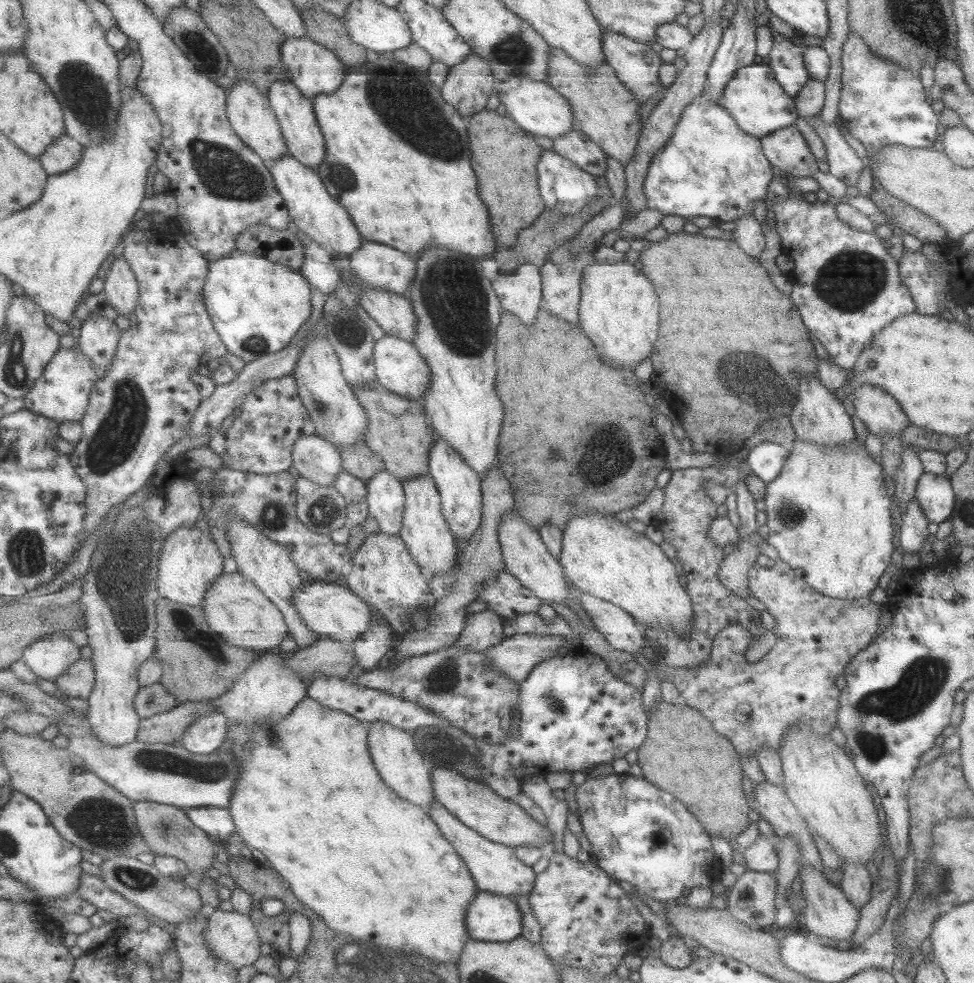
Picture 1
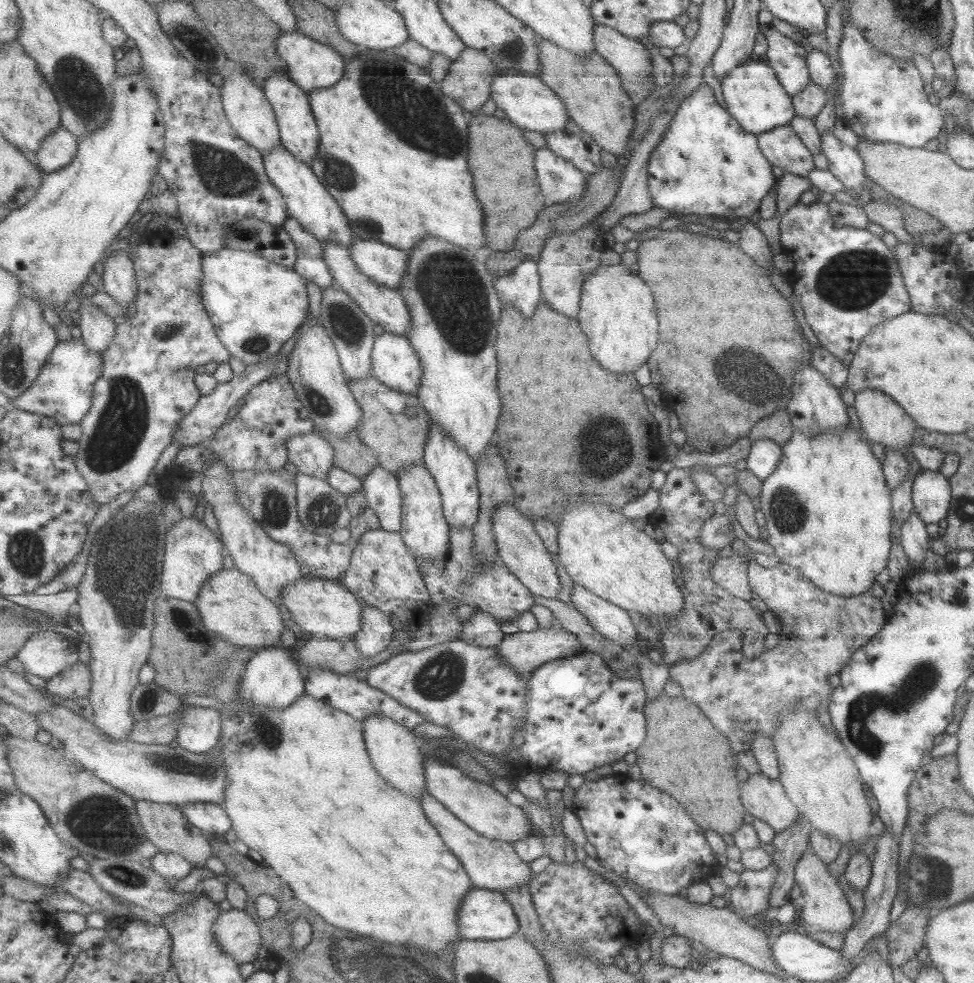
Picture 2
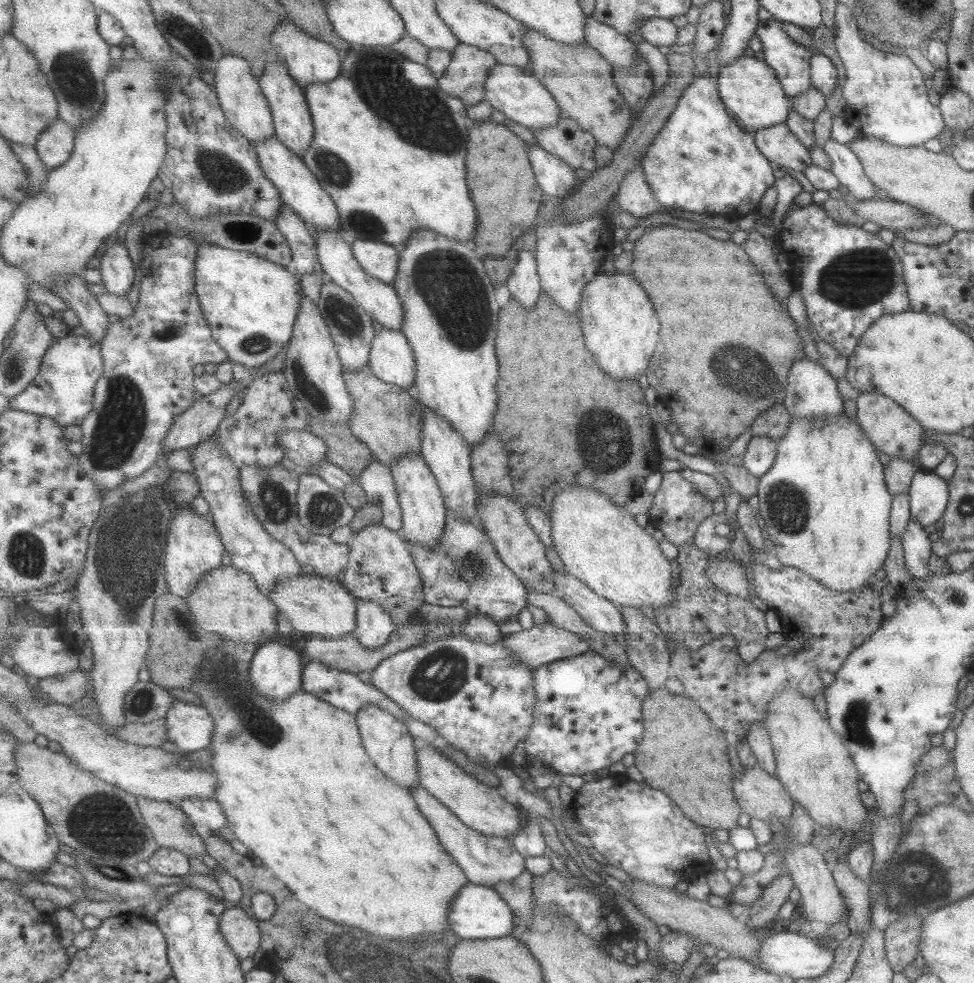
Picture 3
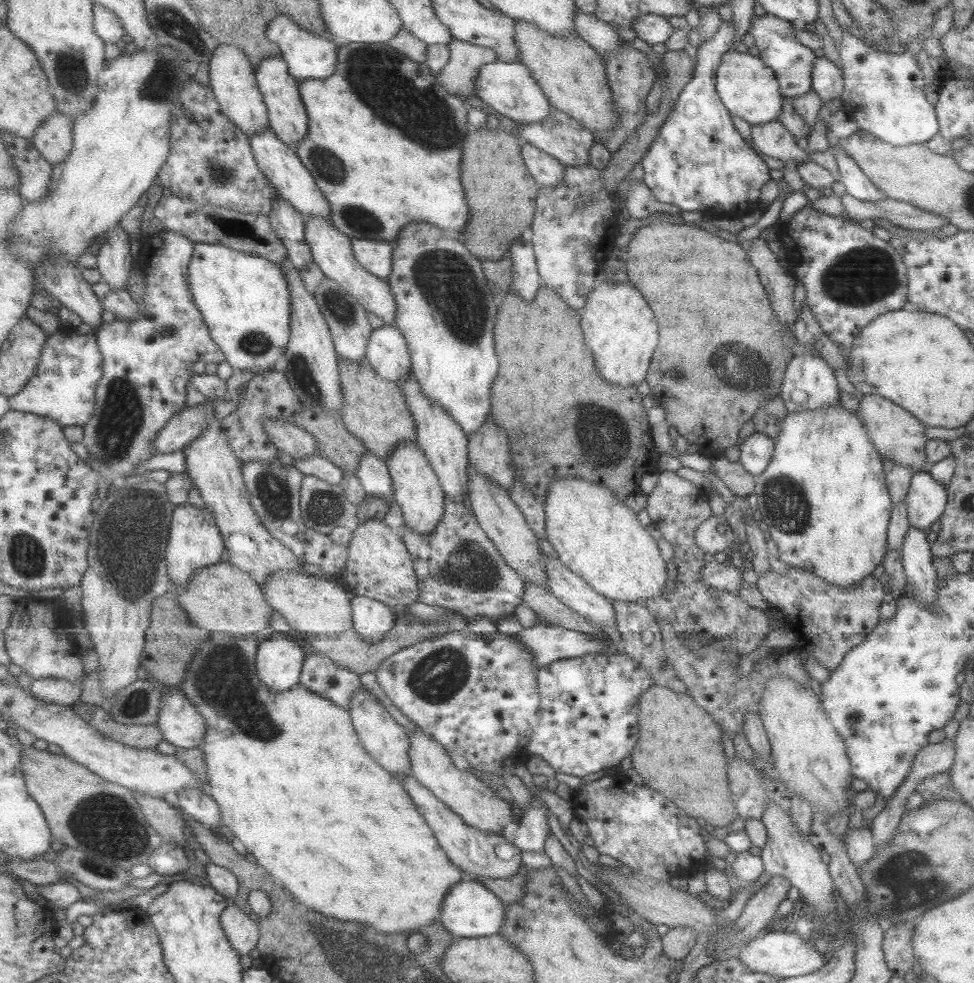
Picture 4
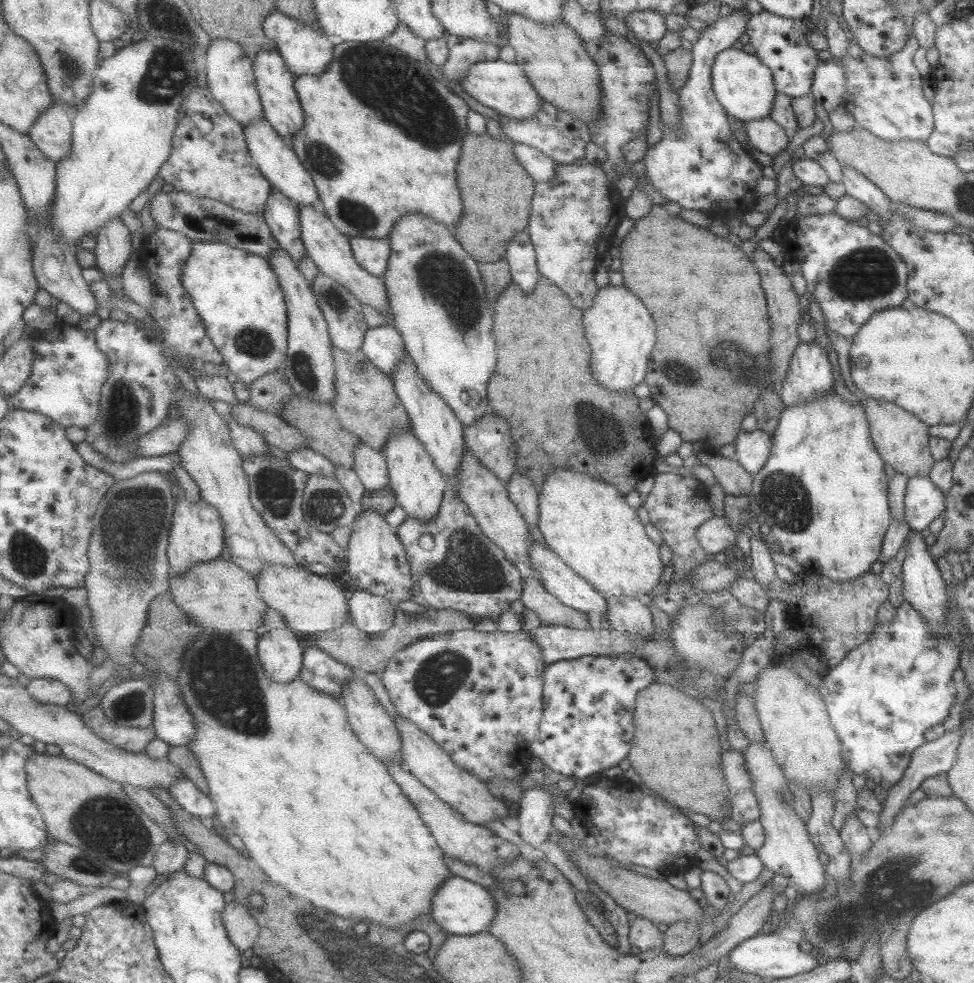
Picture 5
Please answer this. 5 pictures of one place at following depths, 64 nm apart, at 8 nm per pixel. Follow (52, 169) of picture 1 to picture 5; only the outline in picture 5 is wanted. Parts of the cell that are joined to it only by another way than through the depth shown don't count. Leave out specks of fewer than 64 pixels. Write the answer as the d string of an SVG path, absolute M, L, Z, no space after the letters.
M56 104L49 108L29 132L35 145L54 162L69 156L74 146L74 120L72 112Z

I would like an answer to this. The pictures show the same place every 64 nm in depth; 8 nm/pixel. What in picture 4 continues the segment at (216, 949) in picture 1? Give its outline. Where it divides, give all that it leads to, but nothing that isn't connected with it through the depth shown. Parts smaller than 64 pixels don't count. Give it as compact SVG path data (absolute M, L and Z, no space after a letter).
M233 903L223 913L222 925L226 930L230 943L239 954L249 954L257 950L262 937L257 917L247 914L243 908Z

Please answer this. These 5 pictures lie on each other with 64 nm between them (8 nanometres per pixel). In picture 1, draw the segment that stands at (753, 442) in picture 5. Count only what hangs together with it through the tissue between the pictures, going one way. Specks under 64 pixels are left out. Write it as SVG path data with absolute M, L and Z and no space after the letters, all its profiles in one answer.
M759 442L749 449L745 460L749 470L764 483L768 483L779 474L784 458L790 453L788 450L786 446L774 442Z

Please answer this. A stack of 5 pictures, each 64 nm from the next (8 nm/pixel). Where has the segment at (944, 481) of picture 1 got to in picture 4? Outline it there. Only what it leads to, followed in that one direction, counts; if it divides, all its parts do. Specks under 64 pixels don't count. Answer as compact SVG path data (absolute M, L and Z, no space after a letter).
M928 471L912 474L904 498L908 523L919 530L940 518L946 505L946 487L935 482Z

